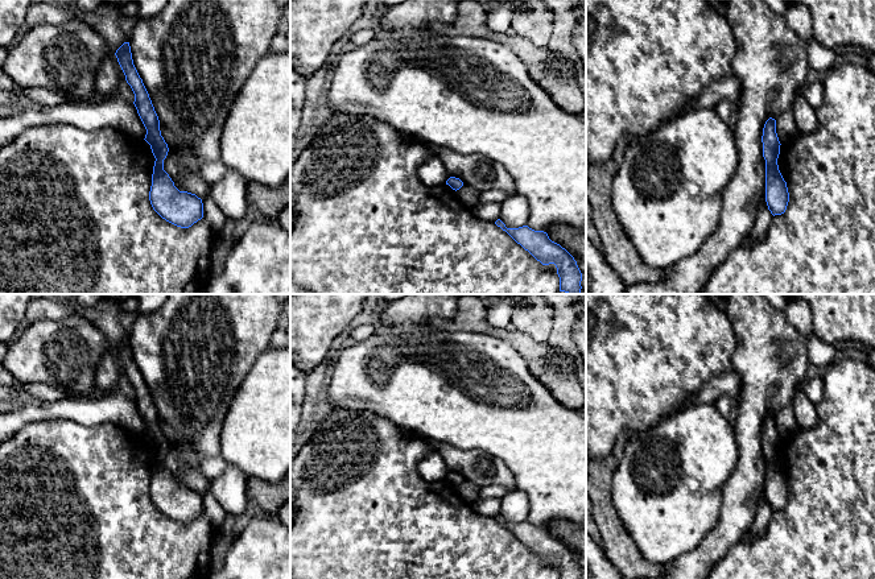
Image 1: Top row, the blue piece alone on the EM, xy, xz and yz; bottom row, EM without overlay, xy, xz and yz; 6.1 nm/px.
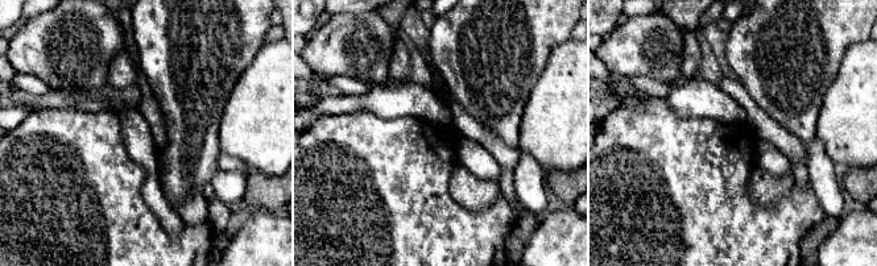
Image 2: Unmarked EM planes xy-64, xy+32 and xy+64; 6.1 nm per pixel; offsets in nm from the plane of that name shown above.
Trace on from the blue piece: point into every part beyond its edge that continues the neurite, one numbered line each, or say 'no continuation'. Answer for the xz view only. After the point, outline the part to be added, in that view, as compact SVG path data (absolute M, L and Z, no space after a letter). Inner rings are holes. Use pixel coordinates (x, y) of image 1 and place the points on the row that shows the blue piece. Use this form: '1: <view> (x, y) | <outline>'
no continuation

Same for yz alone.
no continuation

